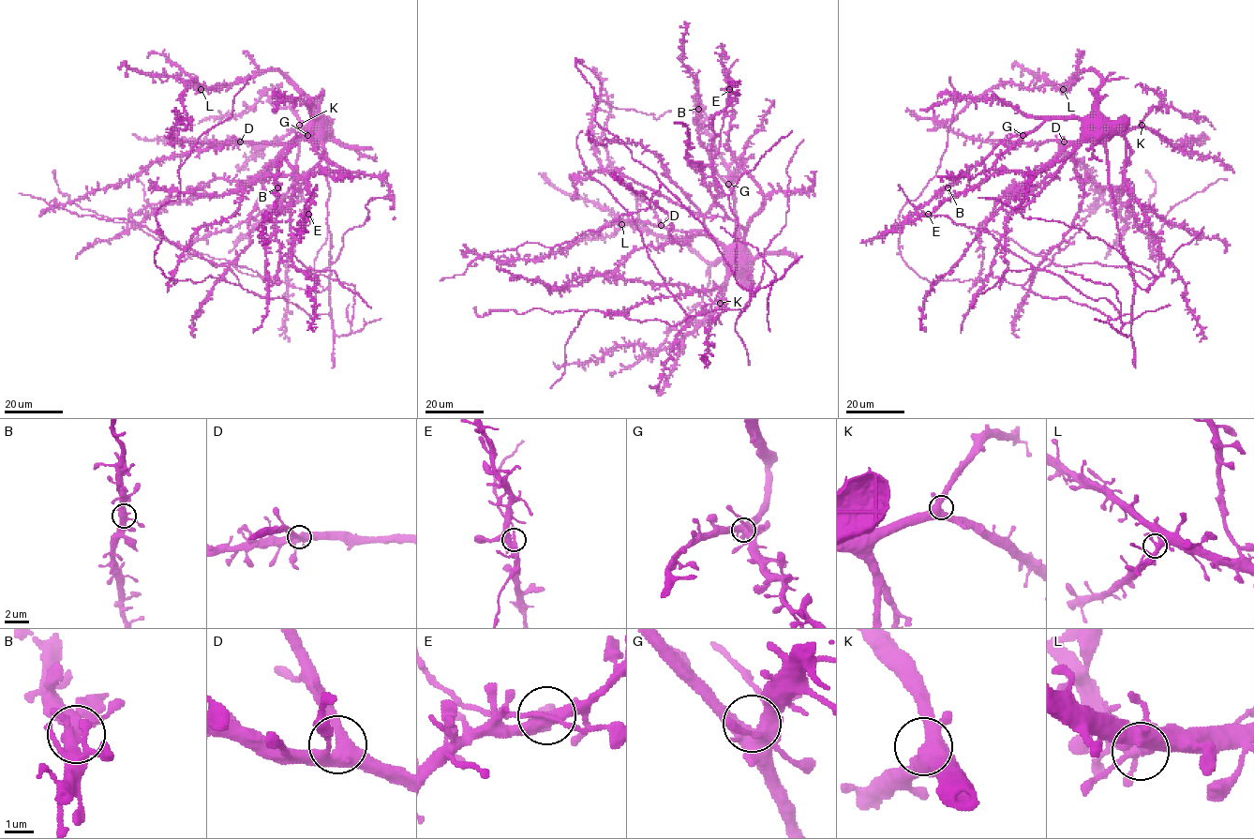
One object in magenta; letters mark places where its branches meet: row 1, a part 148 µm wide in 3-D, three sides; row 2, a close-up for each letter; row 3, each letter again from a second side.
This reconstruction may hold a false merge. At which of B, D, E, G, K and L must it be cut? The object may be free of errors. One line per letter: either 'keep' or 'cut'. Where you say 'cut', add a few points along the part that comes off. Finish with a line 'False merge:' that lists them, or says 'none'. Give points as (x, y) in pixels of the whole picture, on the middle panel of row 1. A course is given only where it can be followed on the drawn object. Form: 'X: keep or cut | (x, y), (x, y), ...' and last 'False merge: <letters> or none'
B: keep
D: keep
E: keep
G: keep
K: keep
L: keep
False merge: none

